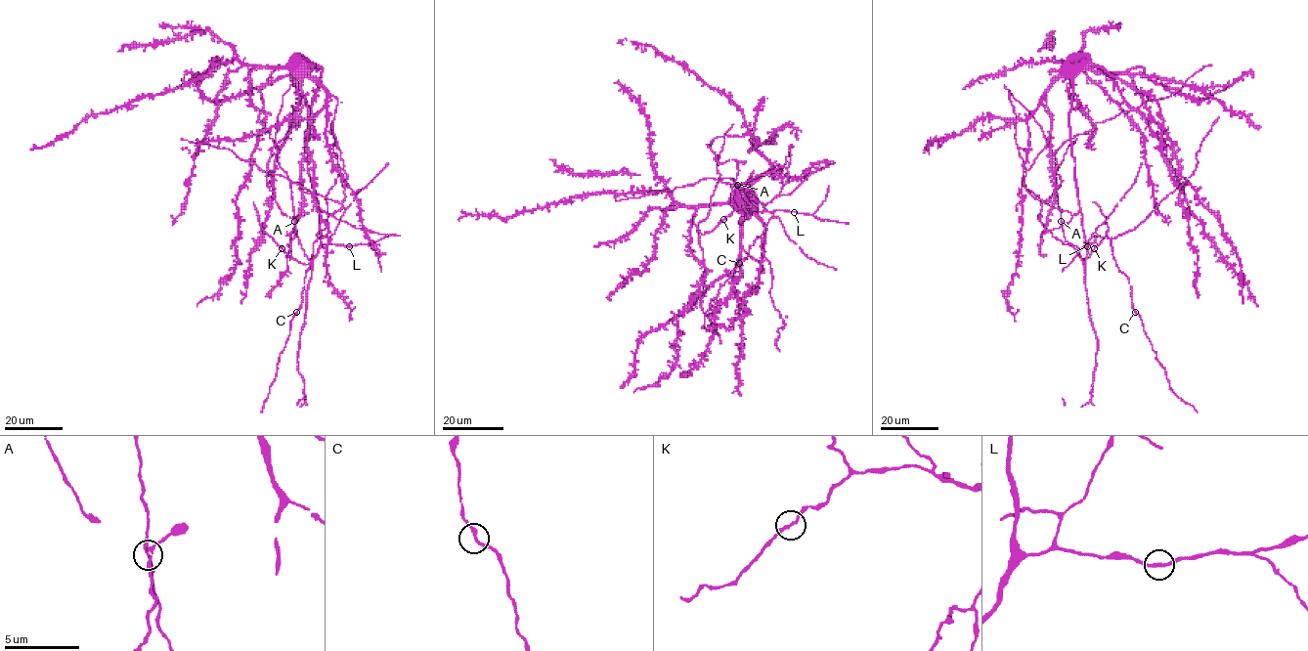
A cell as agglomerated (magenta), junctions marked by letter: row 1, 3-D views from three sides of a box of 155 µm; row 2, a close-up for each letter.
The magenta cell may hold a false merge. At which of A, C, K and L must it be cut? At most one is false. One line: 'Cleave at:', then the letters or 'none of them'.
Cleave at: none of them

